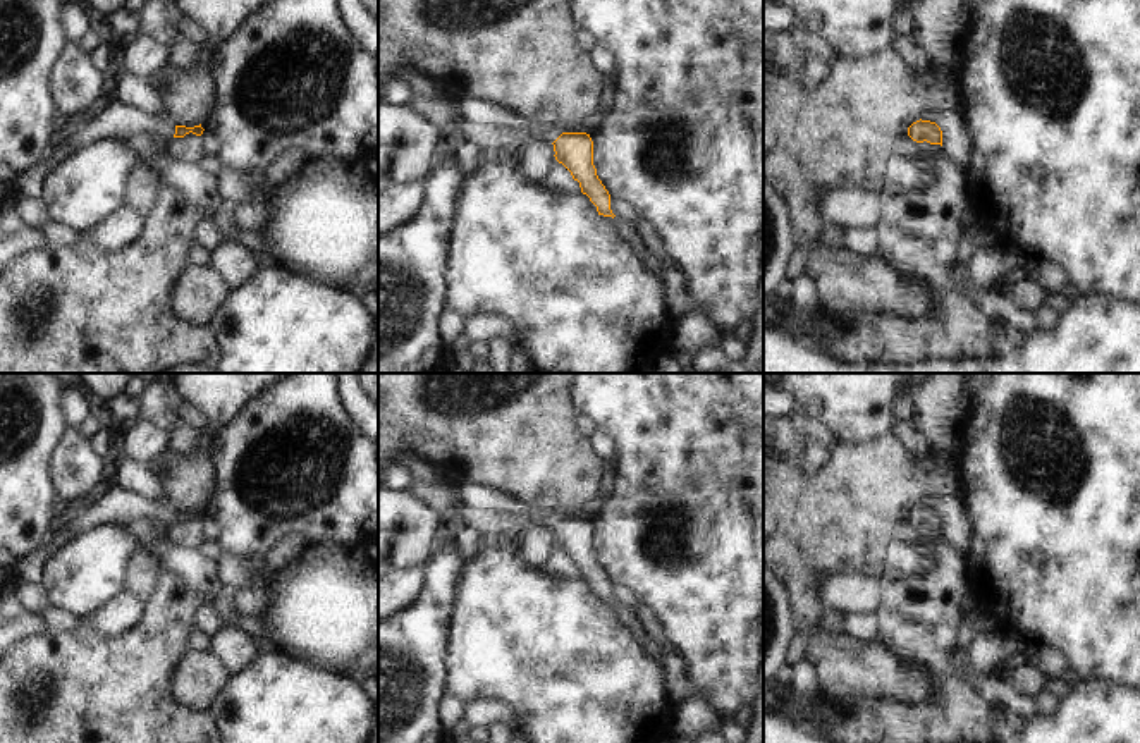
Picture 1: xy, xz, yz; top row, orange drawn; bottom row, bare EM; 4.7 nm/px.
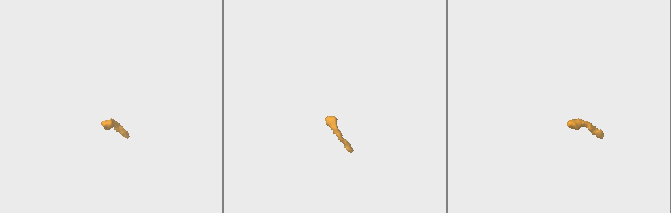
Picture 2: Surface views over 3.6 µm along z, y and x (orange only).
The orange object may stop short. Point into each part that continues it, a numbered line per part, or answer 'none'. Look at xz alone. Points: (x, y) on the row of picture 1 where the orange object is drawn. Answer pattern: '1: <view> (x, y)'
1: xz (484, 124)

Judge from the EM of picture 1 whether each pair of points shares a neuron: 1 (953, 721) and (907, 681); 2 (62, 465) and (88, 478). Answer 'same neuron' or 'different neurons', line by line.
1: different neurons
2: same neuron

